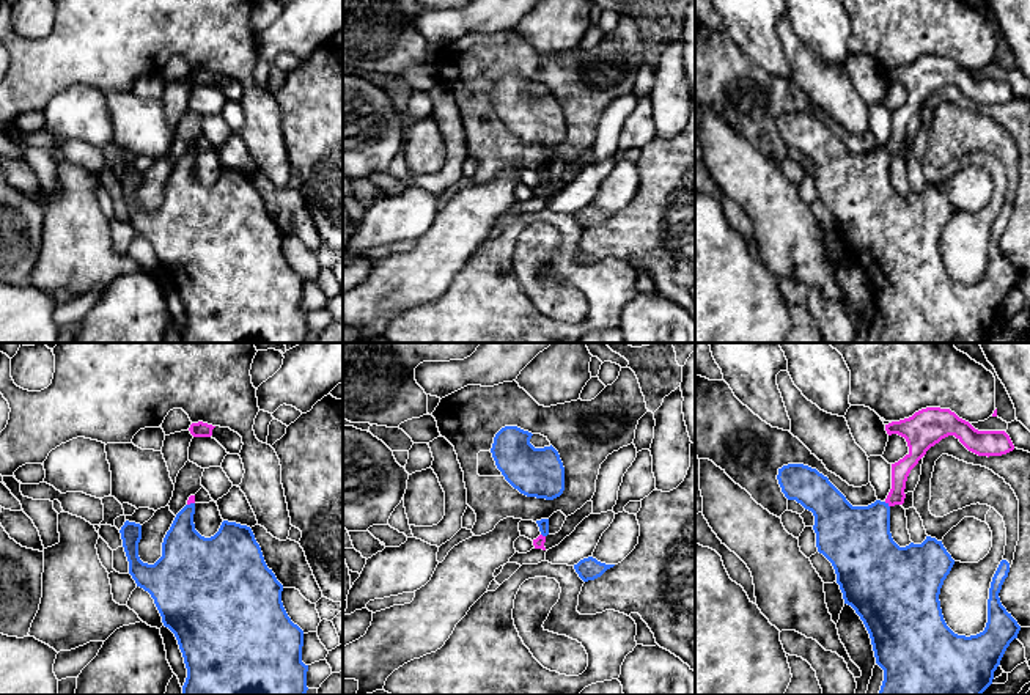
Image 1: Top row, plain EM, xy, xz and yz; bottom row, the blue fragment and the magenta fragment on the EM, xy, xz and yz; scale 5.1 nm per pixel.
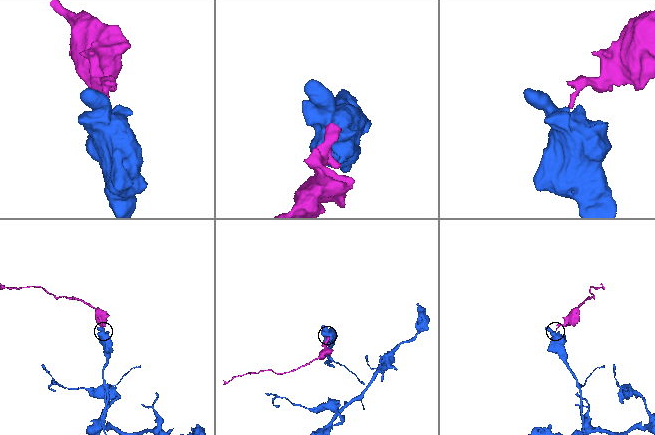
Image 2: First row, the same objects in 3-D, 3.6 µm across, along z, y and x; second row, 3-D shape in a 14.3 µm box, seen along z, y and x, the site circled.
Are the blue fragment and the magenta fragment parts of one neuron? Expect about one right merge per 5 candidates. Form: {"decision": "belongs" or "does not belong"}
{"decision": "does not belong"}

